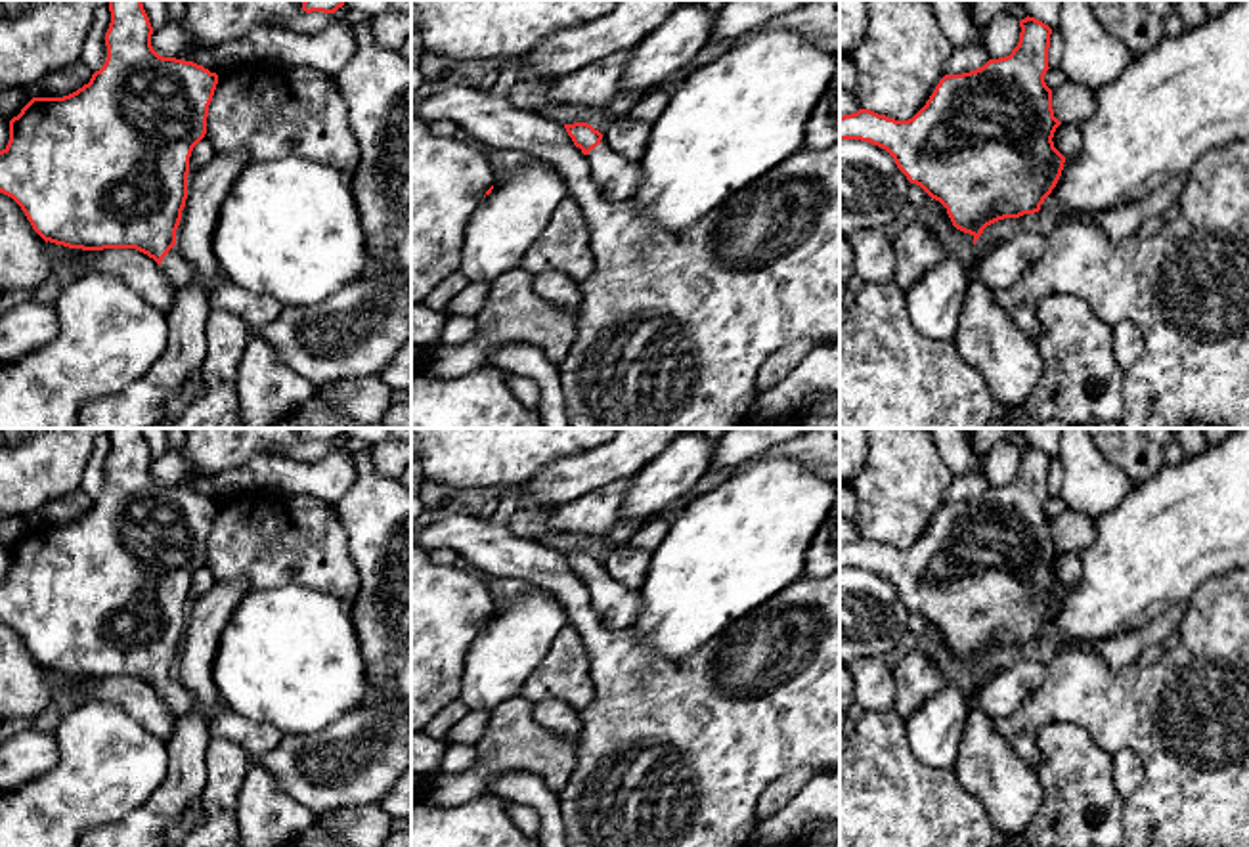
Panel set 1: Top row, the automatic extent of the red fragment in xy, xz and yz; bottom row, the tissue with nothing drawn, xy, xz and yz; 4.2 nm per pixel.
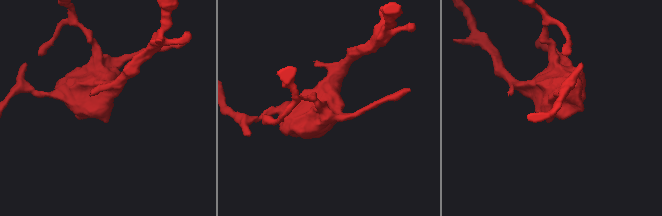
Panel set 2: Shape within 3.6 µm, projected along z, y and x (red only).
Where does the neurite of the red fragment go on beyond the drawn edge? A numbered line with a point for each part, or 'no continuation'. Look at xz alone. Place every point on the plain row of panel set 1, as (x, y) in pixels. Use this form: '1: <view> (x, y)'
1: xz (618, 607)

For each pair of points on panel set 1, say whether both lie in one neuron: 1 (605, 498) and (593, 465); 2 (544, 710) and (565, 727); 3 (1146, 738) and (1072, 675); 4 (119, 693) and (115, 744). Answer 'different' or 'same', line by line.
1: different
2: same
3: same
4: different

